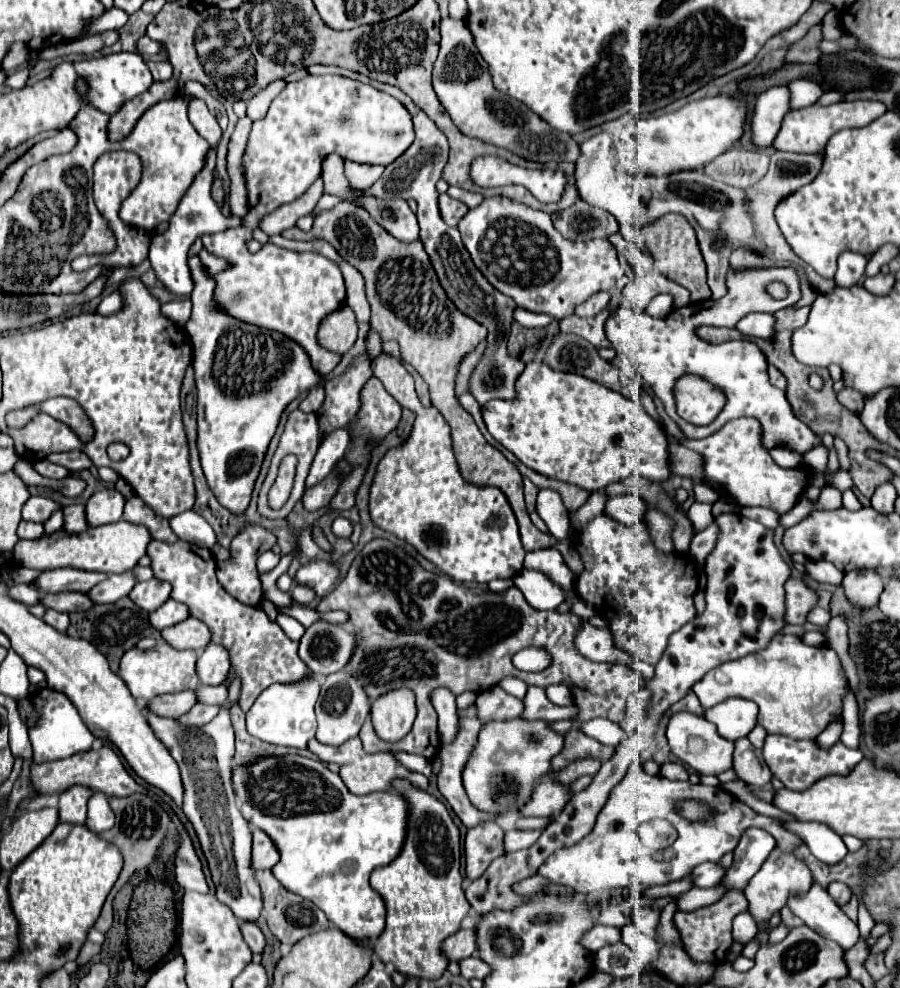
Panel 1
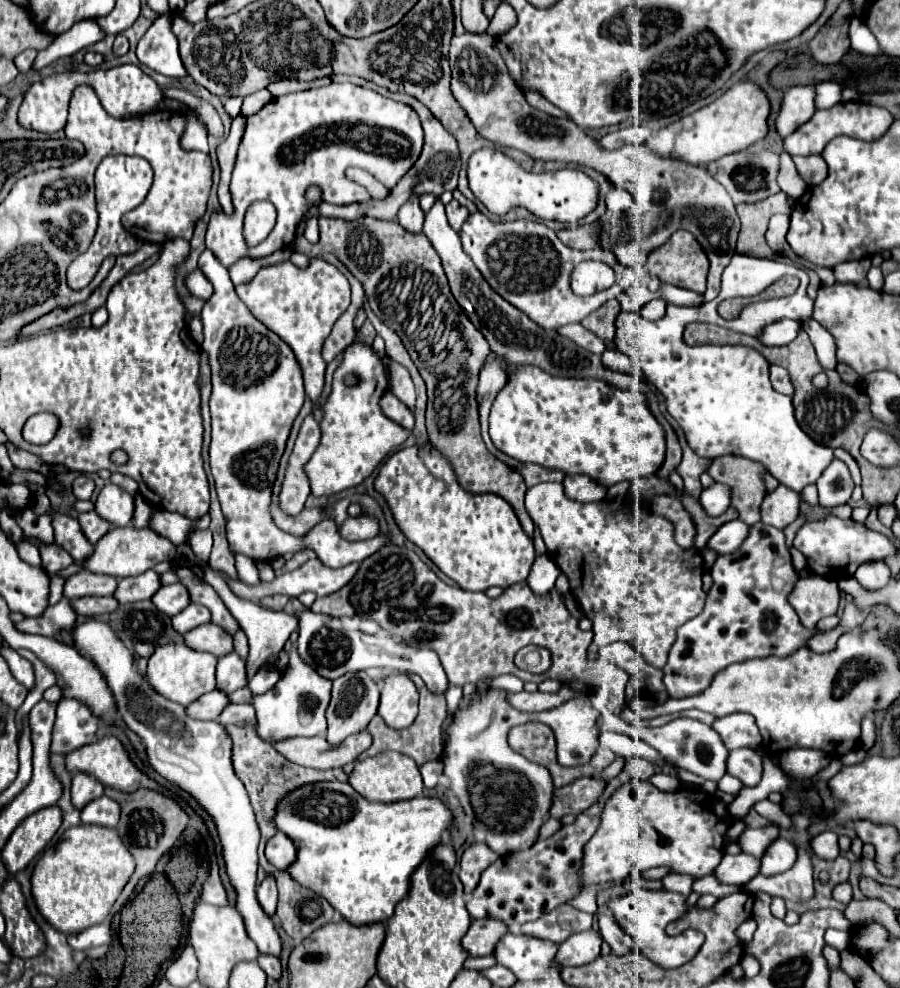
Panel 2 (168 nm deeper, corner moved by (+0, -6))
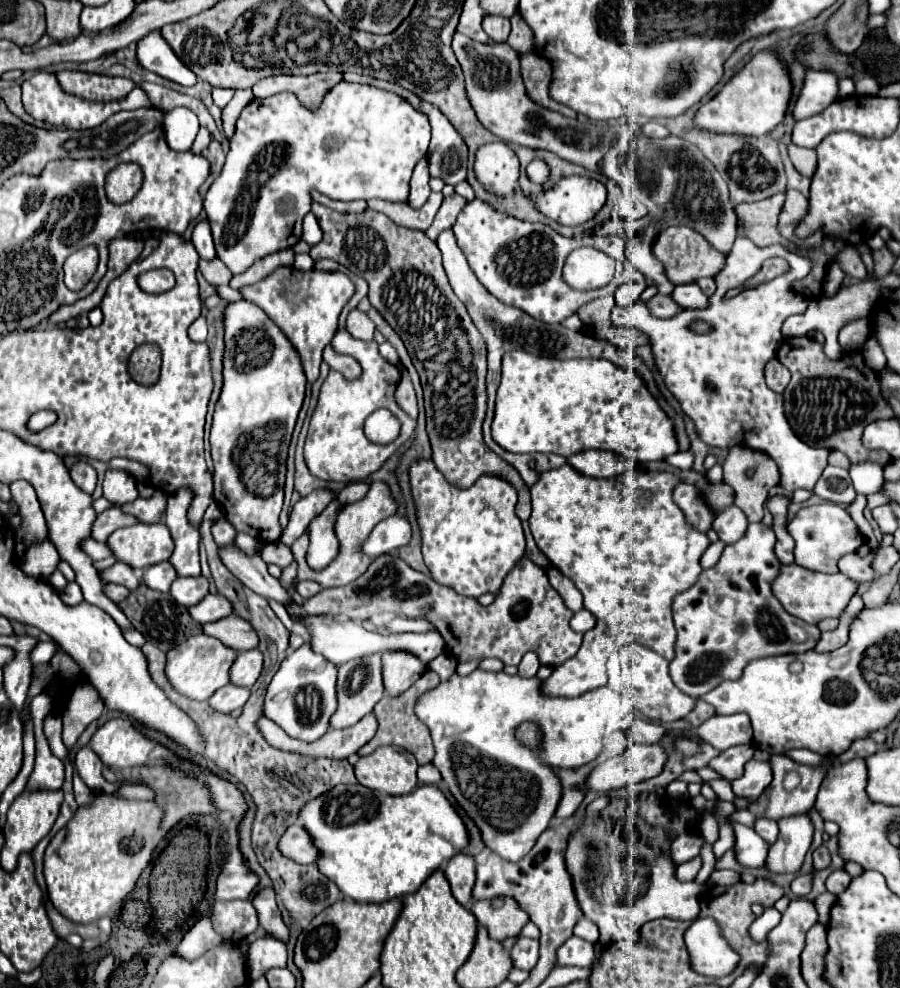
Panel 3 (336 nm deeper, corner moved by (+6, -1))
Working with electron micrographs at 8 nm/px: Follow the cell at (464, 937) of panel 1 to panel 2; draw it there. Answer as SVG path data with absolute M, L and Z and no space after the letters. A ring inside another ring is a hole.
M474 920L470 930L462 938L462 948L470 956L490 956L494 952L496 942L508 932L508 928L500 920Z

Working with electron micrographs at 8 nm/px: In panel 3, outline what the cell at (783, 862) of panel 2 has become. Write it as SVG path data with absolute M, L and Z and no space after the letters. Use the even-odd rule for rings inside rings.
M756 819L756 823L754 823L754 829L756 829L756 833L766 841L766 843L774 843L776 841L776 837L778 837L778 825L776 825L776 821L772 821L772 819Z

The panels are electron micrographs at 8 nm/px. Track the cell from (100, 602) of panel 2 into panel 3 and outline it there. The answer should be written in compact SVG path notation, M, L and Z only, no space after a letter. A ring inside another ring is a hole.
M110 583L110 585L106 585L104 587L104 593L114 601L114 603L120 603L120 601L124 601L126 597L128 597L128 589L124 589L122 585L114 585L114 583Z

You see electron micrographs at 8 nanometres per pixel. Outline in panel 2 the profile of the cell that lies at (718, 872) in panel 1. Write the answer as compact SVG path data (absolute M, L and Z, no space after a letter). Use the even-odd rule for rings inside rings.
M738 854L738 856L724 856L718 868L714 870L714 876L724 884L736 884L744 886L750 878L754 878L760 870L760 862L752 856Z

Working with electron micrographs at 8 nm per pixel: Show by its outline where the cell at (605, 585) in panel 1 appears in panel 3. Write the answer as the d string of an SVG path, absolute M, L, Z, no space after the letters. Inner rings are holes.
M564 463L562 467L540 475L538 483L530 487L532 515L528 523L536 545L560 573L572 579L584 597L584 609L598 621L592 631L584 633L584 643L576 657L556 667L550 679L542 683L548 695L578 697L584 691L606 685L606 681L602 681L602 665L606 665L610 649L628 643L640 643L668 661L674 659L676 627L672 621L672 599L676 593L686 591L696 583L702 571L700 557L710 545L708 535L688 525L684 513L680 513L680 507L674 503L672 491L678 483L680 477L674 473L642 469L628 469L624 475L616 475L616 479L588 479L588 475L580 475Z

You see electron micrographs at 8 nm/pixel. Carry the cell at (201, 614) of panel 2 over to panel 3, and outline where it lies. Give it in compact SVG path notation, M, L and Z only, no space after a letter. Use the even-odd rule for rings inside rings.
M214 593L214 595L208 595L206 599L202 599L198 605L190 607L190 615L198 623L212 623L212 621L232 615L232 605L228 603L226 597L222 597L220 593Z

